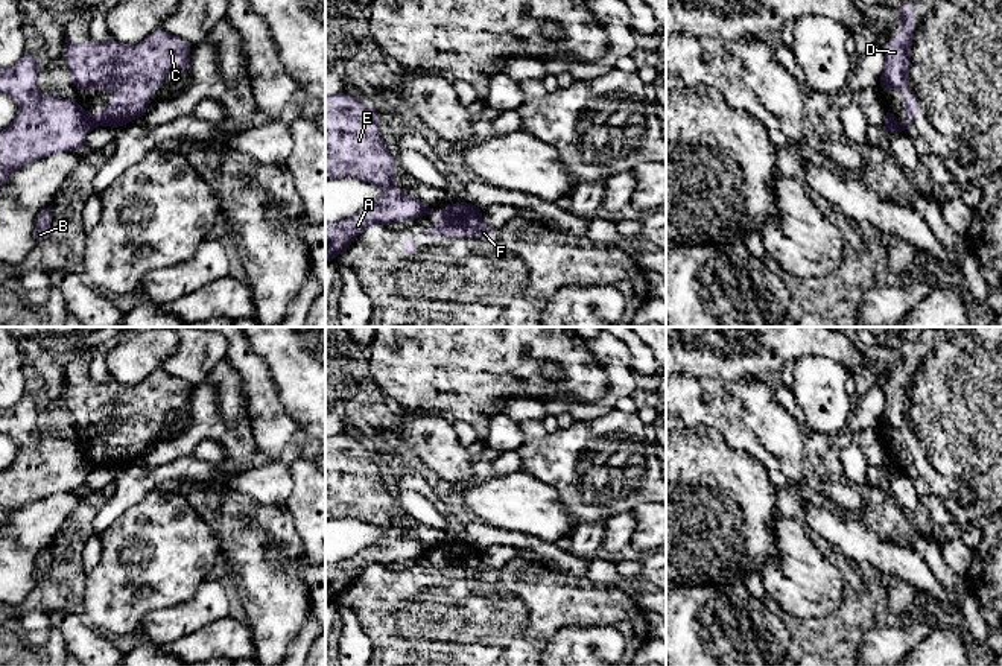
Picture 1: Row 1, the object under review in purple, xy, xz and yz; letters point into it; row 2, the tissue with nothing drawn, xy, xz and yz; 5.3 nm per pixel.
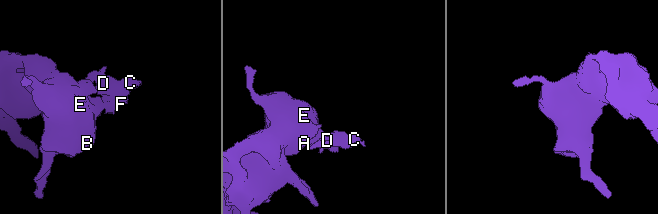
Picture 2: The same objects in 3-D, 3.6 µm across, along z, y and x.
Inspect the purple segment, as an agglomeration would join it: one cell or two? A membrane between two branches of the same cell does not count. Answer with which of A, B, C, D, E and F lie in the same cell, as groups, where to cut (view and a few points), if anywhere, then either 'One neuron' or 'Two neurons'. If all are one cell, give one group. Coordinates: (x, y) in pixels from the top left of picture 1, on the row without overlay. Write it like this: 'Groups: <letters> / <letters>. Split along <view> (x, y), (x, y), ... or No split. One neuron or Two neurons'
Groups: A B E / C D F. Split along xy (85, 455), (91, 467). Two neurons

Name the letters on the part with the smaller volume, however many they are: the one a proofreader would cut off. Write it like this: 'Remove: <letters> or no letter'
Remove: C, D, F

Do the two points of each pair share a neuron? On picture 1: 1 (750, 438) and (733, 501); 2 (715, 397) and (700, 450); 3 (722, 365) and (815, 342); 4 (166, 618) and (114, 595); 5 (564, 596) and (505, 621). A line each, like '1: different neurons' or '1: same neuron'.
1: different neurons
2: different neurons
3: same neuron
4: different neurons
5: same neuron

